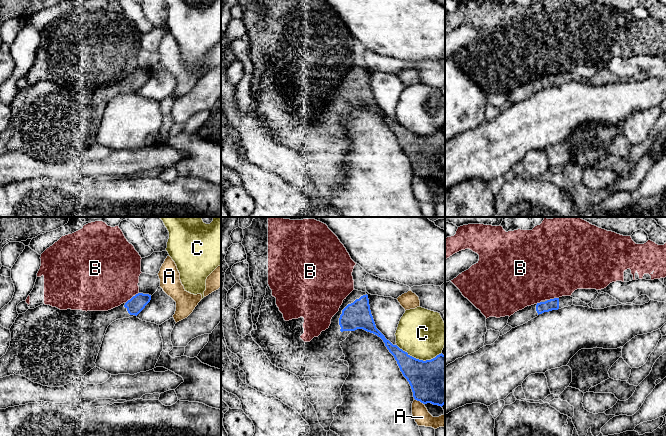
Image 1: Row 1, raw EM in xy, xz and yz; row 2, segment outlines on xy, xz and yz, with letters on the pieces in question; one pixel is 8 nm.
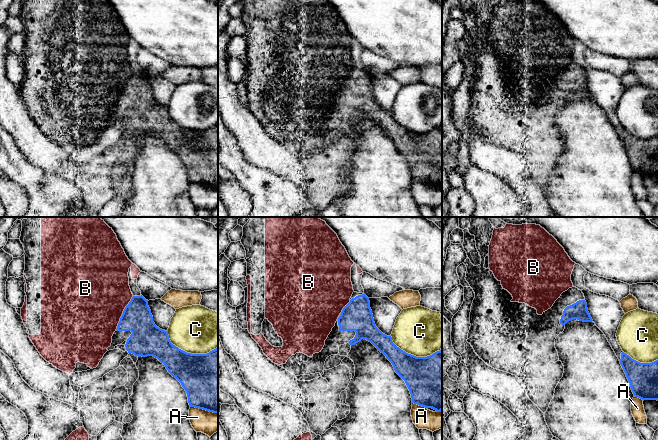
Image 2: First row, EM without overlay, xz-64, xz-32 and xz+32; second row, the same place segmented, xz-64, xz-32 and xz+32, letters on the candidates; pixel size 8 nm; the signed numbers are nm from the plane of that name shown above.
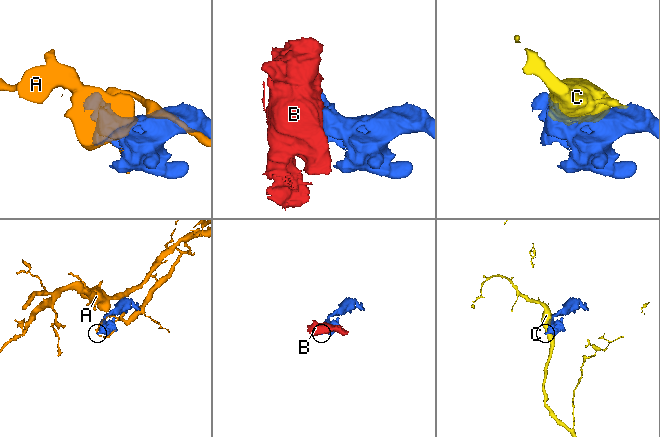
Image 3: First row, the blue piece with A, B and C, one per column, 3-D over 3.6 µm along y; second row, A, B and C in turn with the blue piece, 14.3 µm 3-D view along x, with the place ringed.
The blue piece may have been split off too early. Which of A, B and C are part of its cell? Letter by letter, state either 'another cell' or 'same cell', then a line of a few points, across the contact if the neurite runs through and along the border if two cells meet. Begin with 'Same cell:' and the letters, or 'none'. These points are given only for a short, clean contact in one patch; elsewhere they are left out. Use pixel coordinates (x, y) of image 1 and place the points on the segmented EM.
Same cell: none
A: another cell
B: another cell
C: another cell

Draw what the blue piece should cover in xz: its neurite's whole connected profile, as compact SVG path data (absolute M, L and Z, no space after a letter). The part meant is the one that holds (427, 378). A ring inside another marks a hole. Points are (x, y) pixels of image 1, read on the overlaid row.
M268 285L256 323L257 329L252 330L250 334L273 365L285 369L299 378L306 397L313 405L318 421L325 431L330 430L334 420L333 411L343 402L341 388L349 375L349 367L344 364L344 360L339 359L343 355L340 343L357 329L373 333L383 340L397 361L403 376L409 382L415 400L423 404L431 403L441 407L445 404L445 355L441 353L431 360L423 361L410 356L397 345L393 345L376 328L366 292L354 289L343 300L339 311L332 317L329 328L322 331L310 342L304 342L300 338L304 333L303 323L303 317L289 321L284 320L283 314L276 305L276 298L272 296L272 290Z

